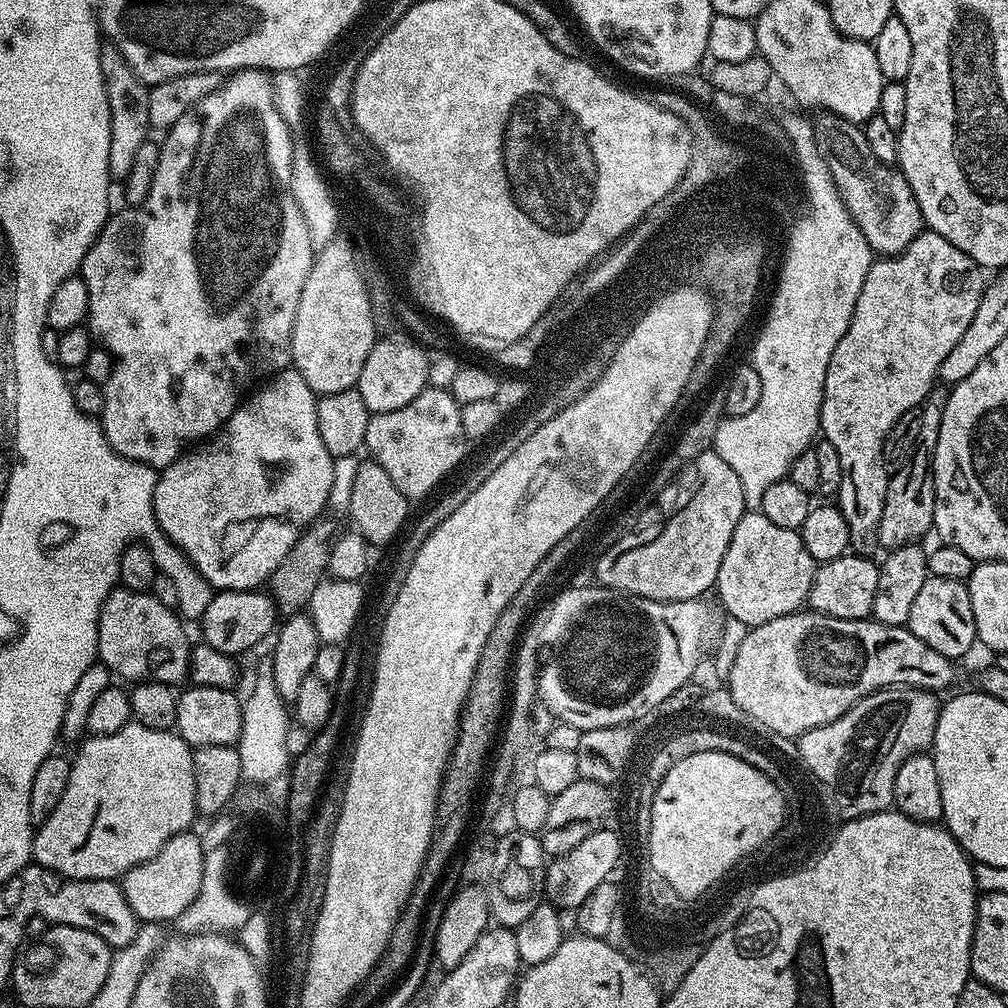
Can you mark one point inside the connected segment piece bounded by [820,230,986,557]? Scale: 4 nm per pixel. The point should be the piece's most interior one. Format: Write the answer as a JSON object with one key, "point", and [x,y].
{"point":[914,306]}

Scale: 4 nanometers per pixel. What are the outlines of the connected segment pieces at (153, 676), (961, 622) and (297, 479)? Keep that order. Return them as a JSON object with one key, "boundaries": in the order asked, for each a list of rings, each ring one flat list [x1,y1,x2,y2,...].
{"boundaries":[[[117,586,100,608,96,643,99,663,107,666,113,677,120,679,121,676,127,682,157,680,173,686,183,685,188,680,190,651,183,626,181,617,173,609,162,606,151,591,131,592]],[[928,576,926,582,922,582,922,590,918,590,914,597,906,626,915,636,922,638,930,650,938,650,938,654,953,658,966,655,972,644,977,643,974,606,970,606,967,583,954,578]],[[289,366,283,372,276,373,267,382,261,383,247,399,236,407,234,414,230,414,228,421,211,439,185,451,183,456,179,456,172,464,167,464,157,475,152,501,158,526,181,548,184,557,196,567,198,574,202,574,202,578,213,590,247,592,267,585,271,581,274,570,278,570,278,566,282,566,282,562,290,554,290,550,296,545,298,538,308,527,321,519,323,512,320,511,328,508,330,486,334,482,334,457,330,454,330,450,326,450,326,442,322,442,322,434,318,434,317,399,316,393,310,390,310,386,306,386,302,374,298,374,295,368]]]}

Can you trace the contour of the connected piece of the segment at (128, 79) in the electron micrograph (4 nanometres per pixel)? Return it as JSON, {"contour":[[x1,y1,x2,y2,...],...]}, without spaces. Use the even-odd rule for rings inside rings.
{"contour":[[111,42,105,43,100,50,102,78,106,86,106,102,110,102,110,158,108,175,113,181,122,182,130,174,130,165,144,141,149,139,148,88,130,70,126,58]]}

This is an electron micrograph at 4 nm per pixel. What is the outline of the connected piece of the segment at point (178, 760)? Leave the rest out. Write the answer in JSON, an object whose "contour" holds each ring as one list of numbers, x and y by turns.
{"contour":[[129,722,114,734,89,735,80,746,72,760,70,782,66,782,62,802,35,829,32,837,35,863,66,880,116,880,134,866,154,858,174,834,193,827,192,819,198,816,193,749,175,731,150,730,150,726]]}

